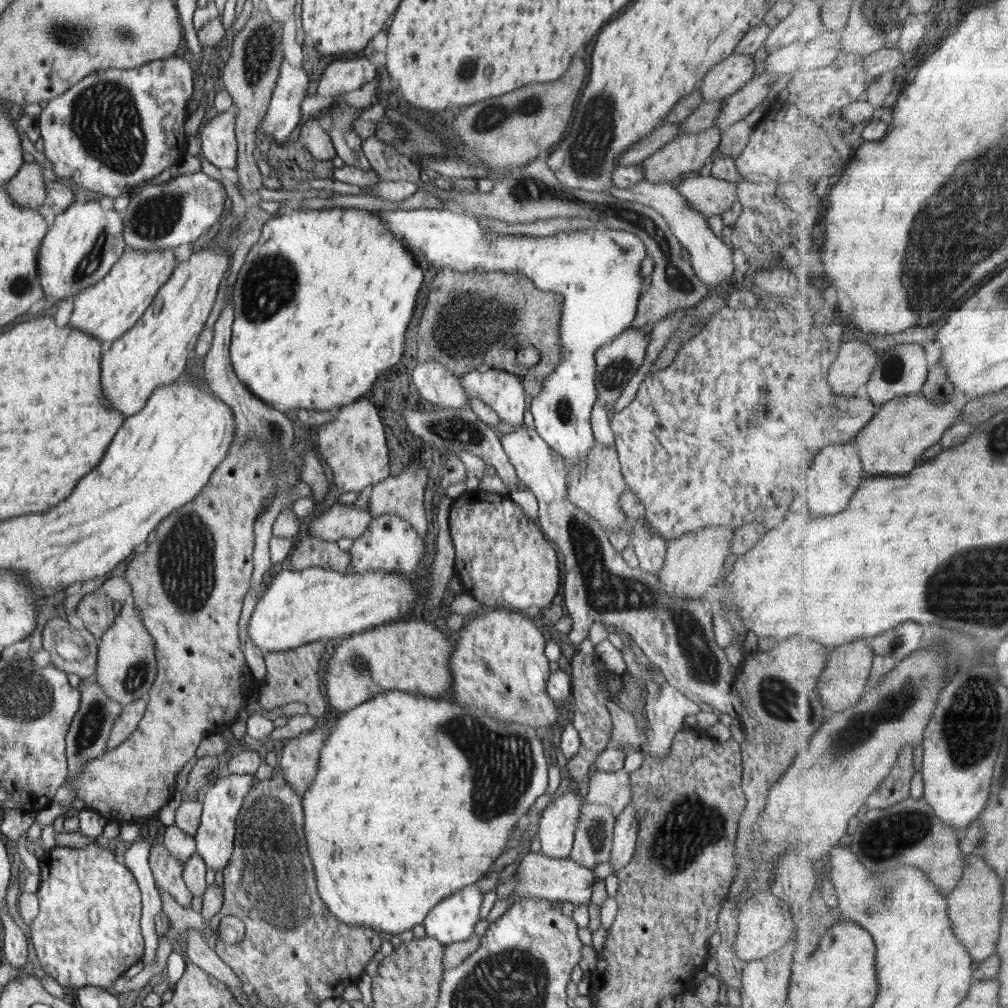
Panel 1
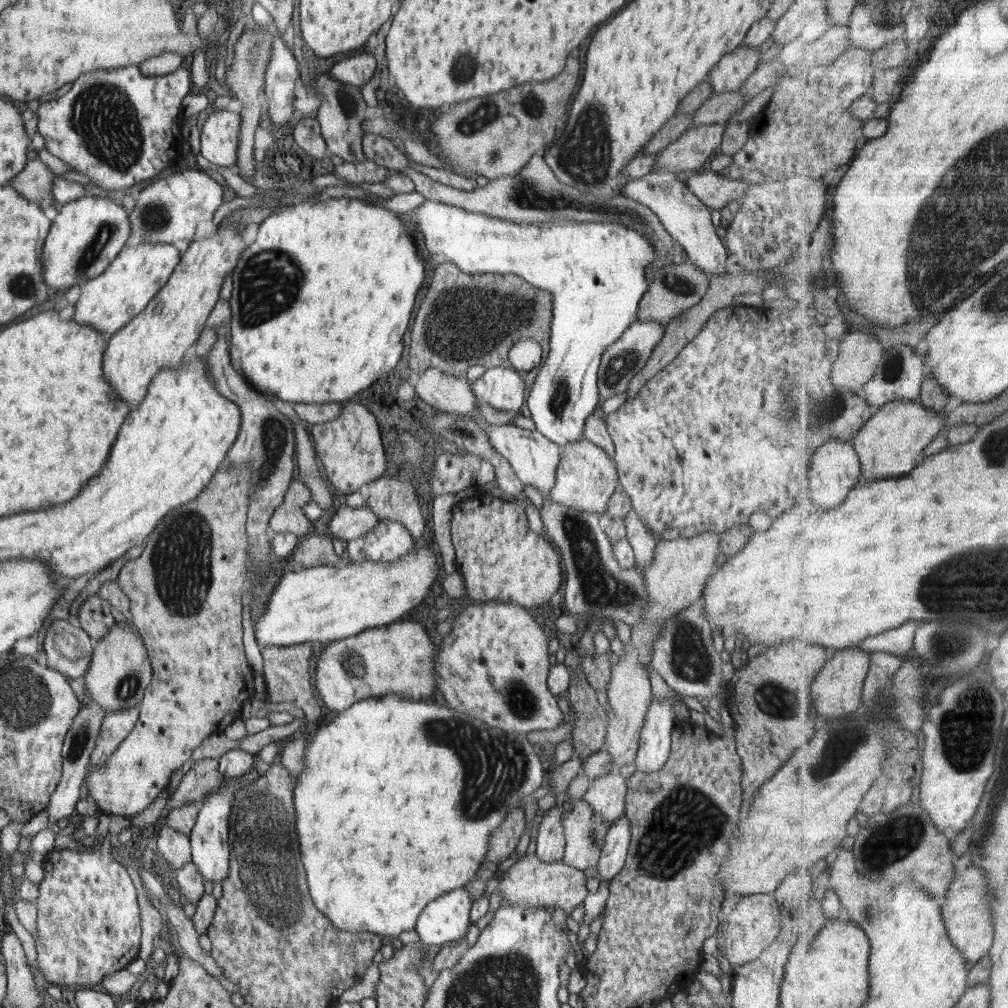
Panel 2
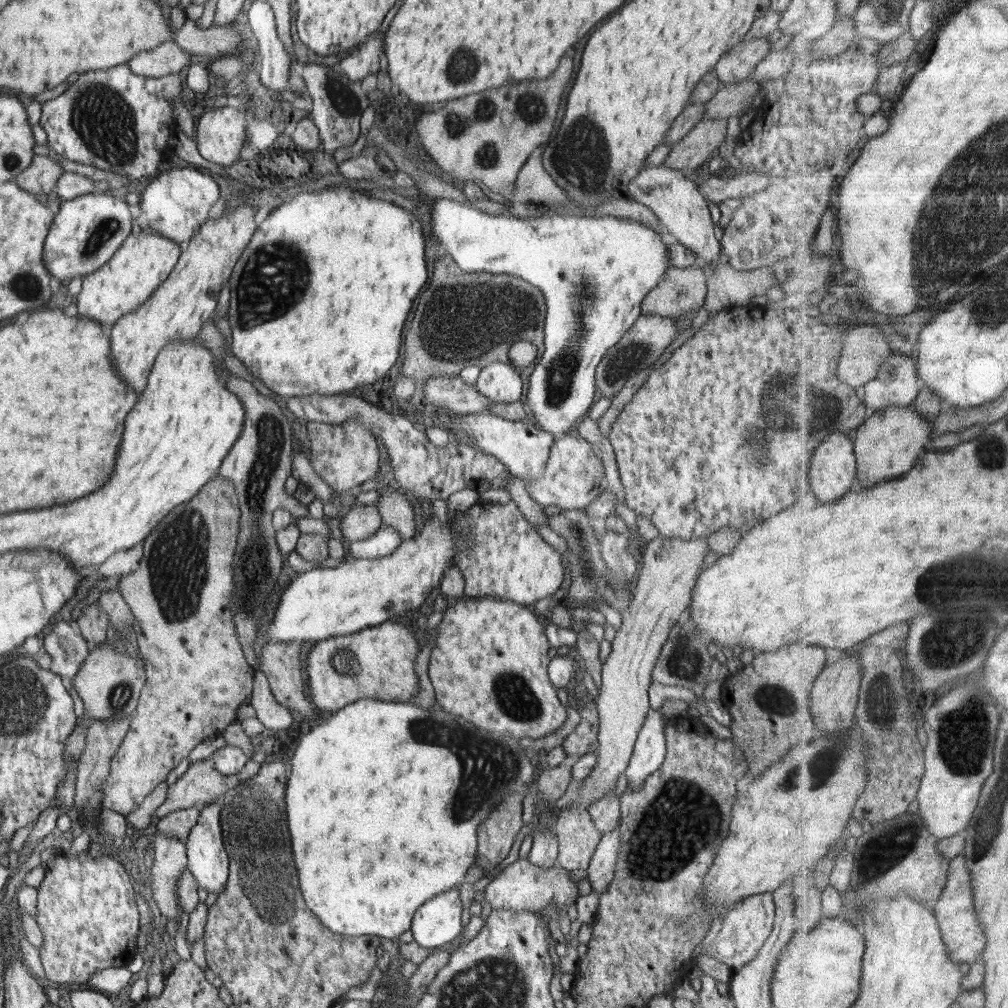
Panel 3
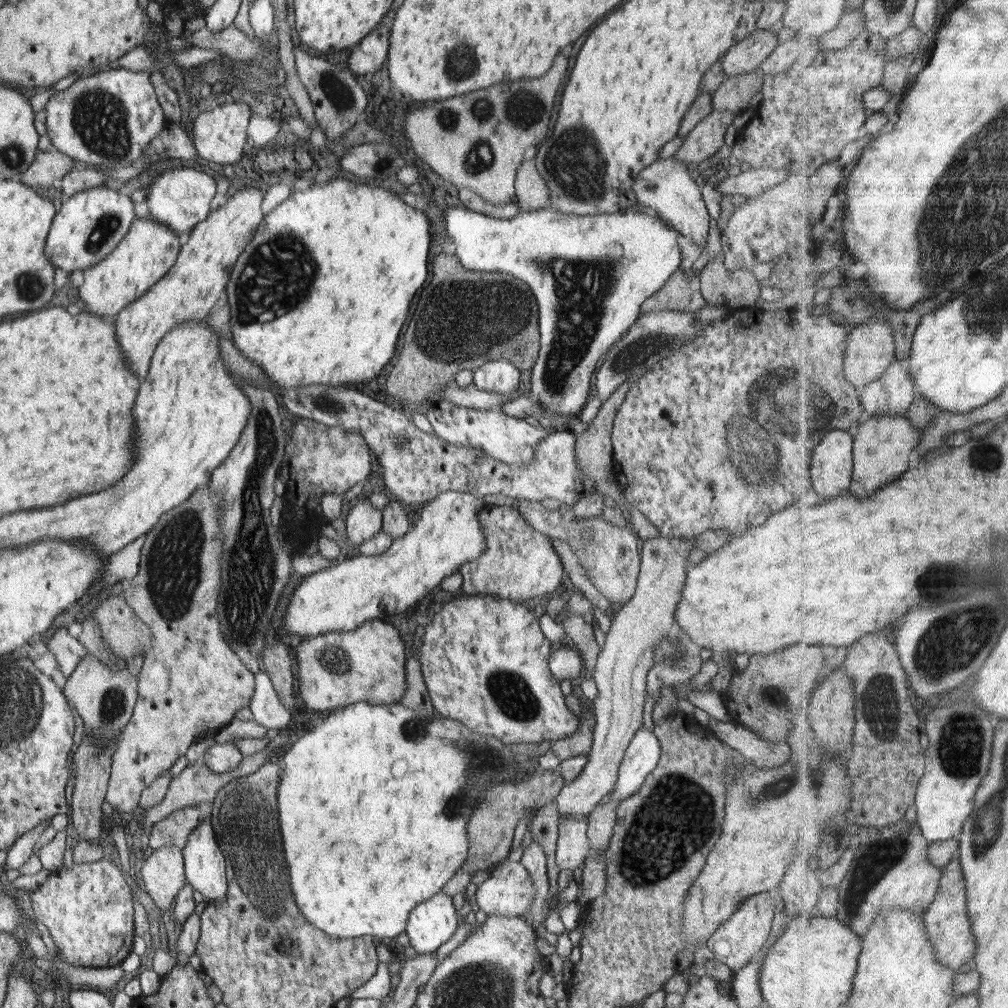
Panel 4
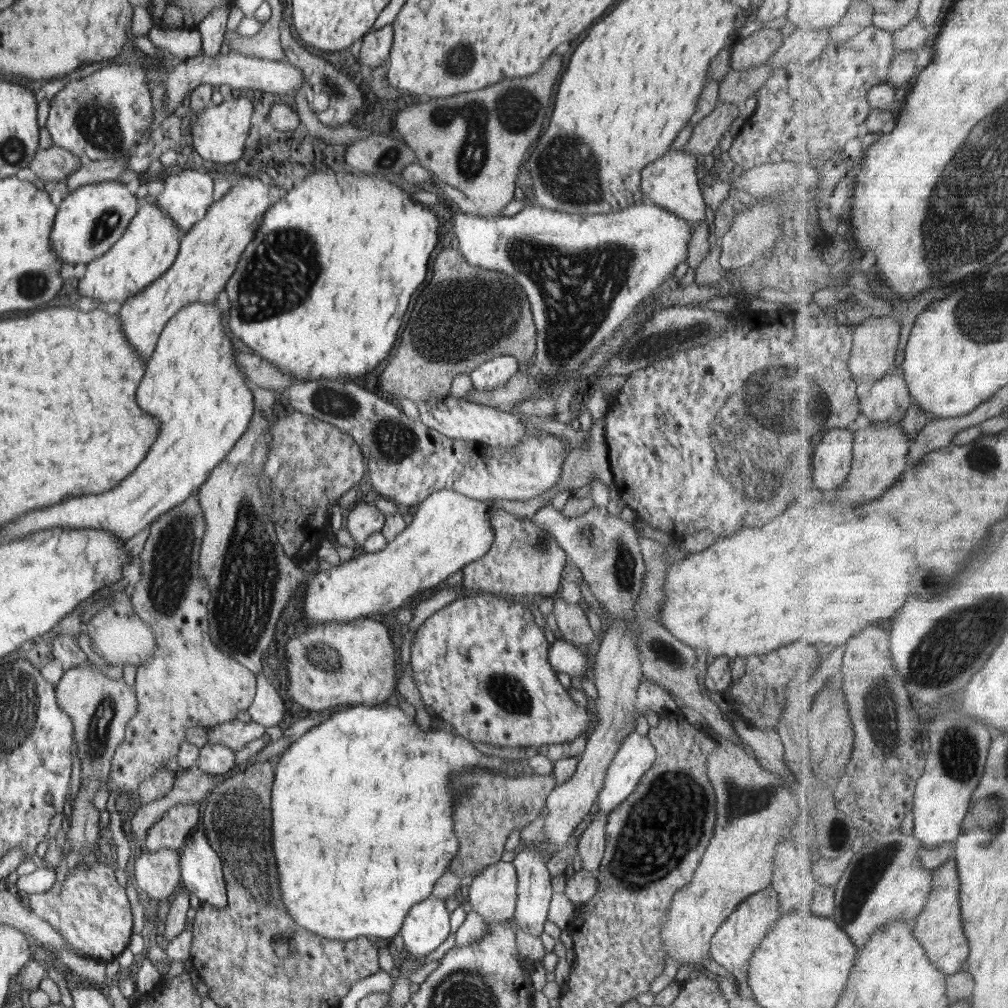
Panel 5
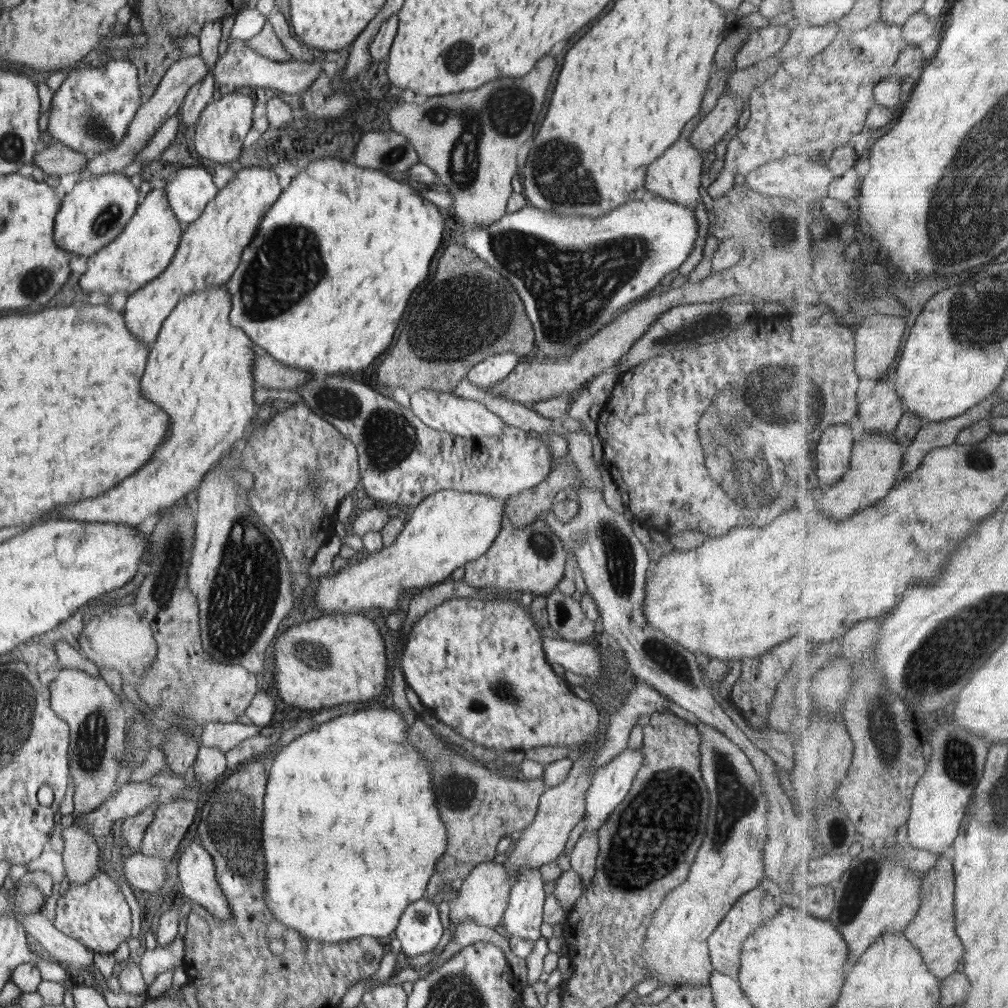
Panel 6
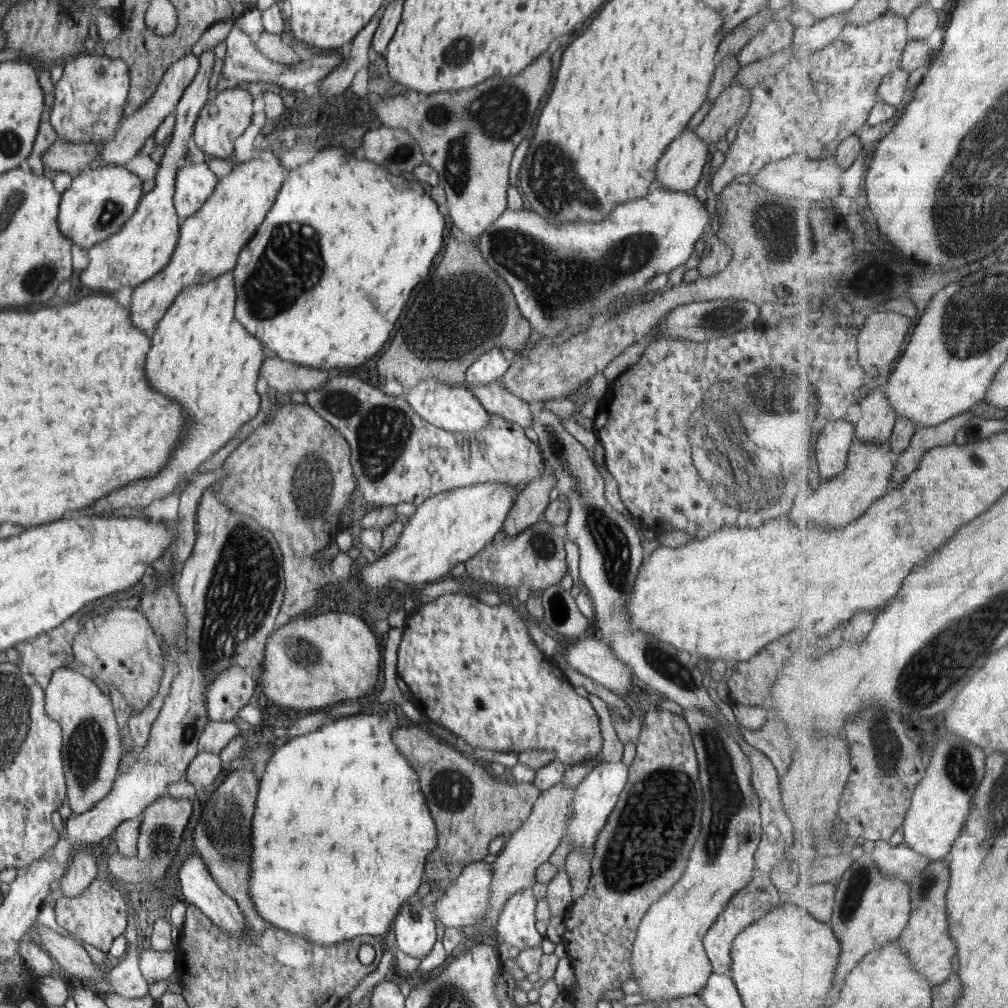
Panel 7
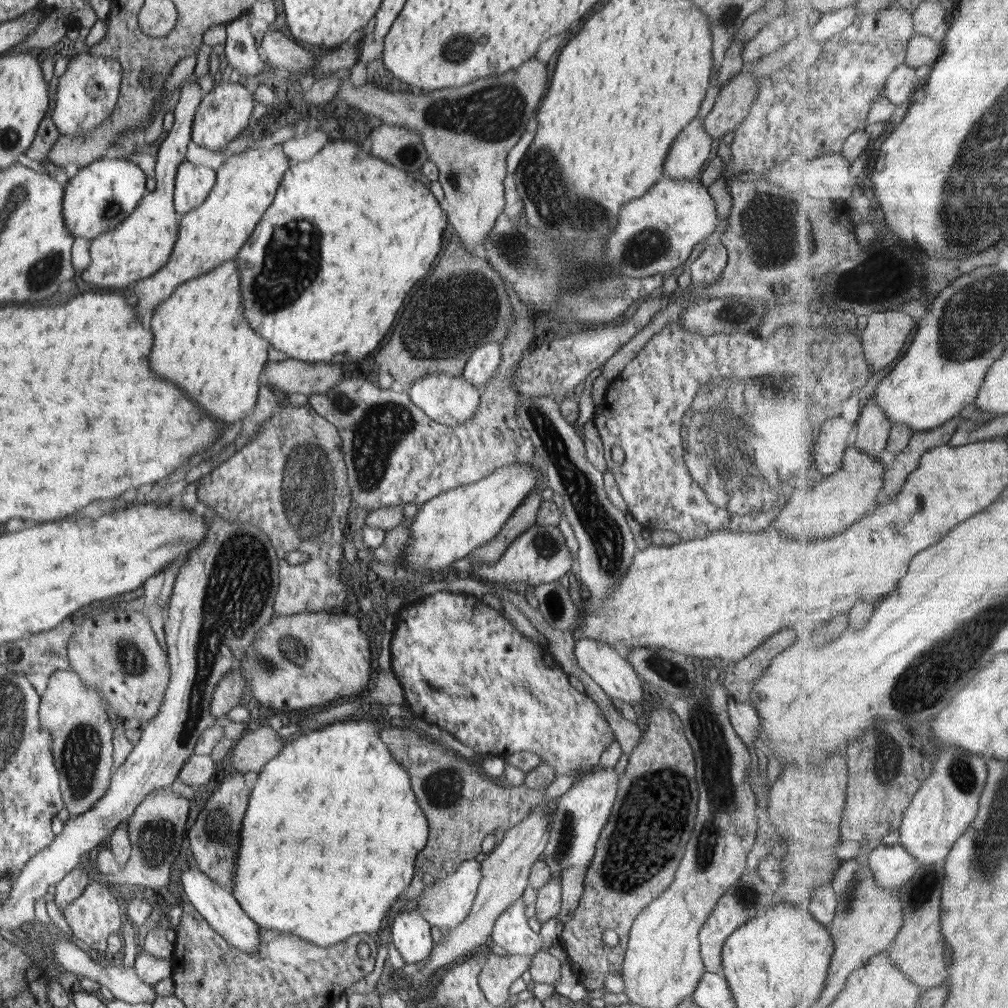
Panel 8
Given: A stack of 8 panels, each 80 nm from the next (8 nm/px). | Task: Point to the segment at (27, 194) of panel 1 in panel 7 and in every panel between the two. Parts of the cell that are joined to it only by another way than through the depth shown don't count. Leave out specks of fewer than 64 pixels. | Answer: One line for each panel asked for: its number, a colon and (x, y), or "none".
2: (35, 181)
3: (41, 176)
4: (49, 167)
5: (54, 164)
6: (56, 159)
7: (69, 157)

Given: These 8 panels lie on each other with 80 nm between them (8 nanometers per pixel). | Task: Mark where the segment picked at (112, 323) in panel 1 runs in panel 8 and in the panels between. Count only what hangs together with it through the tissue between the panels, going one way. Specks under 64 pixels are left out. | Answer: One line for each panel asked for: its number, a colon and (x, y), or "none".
2: (107, 302)
3: (144, 261)
4: (149, 250)
5: (147, 249)
6: (143, 250)
7: (144, 245)
8: (141, 244)

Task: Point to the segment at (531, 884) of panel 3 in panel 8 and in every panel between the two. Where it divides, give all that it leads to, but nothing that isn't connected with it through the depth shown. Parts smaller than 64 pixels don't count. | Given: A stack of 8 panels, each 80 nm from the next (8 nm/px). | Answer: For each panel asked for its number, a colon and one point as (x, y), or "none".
4: (509, 891)
5: (493, 894)
6: (484, 895)
7: (464, 903)
8: (441, 904)

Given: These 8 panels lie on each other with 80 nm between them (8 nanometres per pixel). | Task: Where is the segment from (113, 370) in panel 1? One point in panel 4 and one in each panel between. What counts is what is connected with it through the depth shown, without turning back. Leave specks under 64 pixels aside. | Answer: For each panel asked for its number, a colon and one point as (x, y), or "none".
2: (158, 338)
3: (178, 309)
4: (188, 292)

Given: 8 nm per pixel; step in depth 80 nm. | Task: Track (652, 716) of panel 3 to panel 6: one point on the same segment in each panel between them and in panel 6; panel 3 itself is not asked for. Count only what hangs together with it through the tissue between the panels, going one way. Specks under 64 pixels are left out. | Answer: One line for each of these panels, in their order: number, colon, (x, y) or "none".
4: (644, 752)
5: (630, 764)
6: (612, 781)

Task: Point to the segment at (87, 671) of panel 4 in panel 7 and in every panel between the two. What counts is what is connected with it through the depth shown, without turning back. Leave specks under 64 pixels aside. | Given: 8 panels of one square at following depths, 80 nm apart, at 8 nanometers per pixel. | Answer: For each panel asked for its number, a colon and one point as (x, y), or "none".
5: (99, 707)
6: (96, 718)
7: (91, 751)

